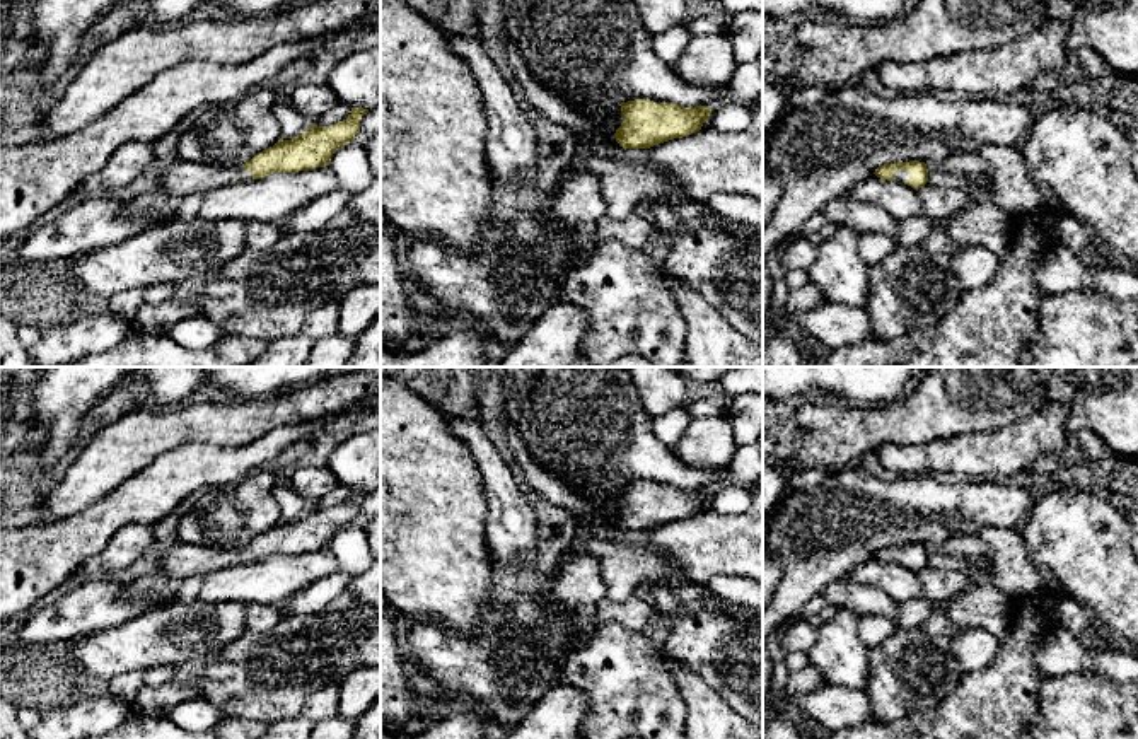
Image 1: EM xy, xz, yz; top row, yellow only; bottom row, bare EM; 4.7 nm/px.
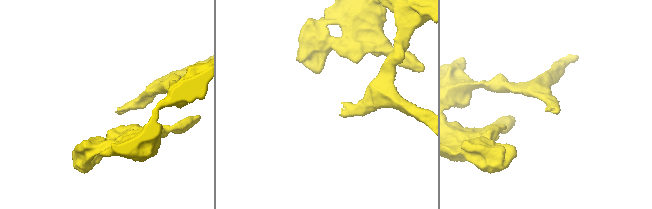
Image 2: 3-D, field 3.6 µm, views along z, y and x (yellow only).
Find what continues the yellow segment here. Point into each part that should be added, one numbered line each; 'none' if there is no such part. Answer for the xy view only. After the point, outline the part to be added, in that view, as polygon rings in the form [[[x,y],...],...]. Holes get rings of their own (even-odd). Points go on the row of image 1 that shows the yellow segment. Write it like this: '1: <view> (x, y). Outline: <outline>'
1: xy (183, 178). Outline: [[[181,159],[160,172],[150,200],[179,201],[189,195],[229,186],[234,179],[251,181],[253,174],[242,166],[215,167]]]

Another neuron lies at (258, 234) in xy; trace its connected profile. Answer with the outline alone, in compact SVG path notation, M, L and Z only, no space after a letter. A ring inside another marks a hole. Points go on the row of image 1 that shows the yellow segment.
M249 220L246 227L246 246L253 247L270 247L282 236L282 222L266 224L258 220Z

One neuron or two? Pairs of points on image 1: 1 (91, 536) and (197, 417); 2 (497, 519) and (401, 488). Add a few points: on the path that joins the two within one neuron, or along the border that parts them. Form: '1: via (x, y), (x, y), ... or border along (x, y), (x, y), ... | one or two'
1: border along (205, 442), (186, 442), (169, 449), (132, 475) | two
2: border along (480, 477), (485, 495), (485, 543), (490, 552) | two

